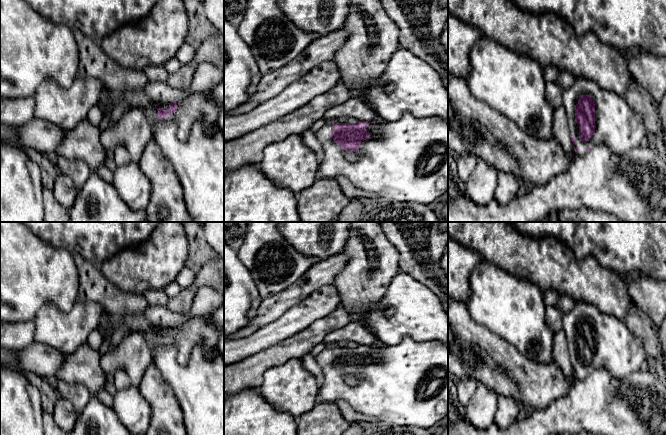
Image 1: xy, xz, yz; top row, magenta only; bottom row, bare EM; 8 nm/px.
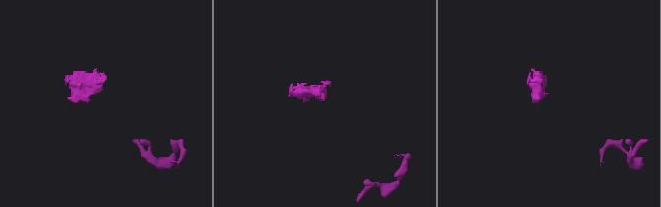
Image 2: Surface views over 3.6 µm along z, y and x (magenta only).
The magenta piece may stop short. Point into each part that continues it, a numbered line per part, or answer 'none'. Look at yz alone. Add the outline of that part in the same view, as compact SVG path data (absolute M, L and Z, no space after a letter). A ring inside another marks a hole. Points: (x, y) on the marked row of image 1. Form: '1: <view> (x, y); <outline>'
1: yz (619, 127); M579 78L569 88L564 90L562 105L565 108L569 124L569 132L575 136L574 147L578 147L578 156L585 155L588 147L606 145L612 154L623 155L626 151L640 146L641 140L647 136L644 120L641 114L634 111L626 100L613 91L601 88L594 80ZM580 95L590 95L595 101L595 134L584 143L579 138L579 124L575 122L575 105Z

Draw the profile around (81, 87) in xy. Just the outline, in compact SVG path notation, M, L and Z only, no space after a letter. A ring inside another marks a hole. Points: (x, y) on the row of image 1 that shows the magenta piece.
M79 75L75 78L70 88L62 88L51 79L46 79L35 95L36 118L53 123L64 131L75 127L86 119L88 112L96 105L99 105L103 84L95 78L84 78Z

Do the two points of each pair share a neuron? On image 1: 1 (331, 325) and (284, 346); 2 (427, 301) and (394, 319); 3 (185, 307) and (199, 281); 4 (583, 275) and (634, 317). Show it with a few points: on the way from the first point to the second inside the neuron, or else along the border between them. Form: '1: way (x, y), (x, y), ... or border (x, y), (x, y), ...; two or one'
1: way (319, 329), (296, 346); one
2: way (419, 309), (406, 309), (402, 311); one
3: way (185, 301), (187, 294), (194, 287); one
4: border (632, 300), (627, 313), (621, 319); two

